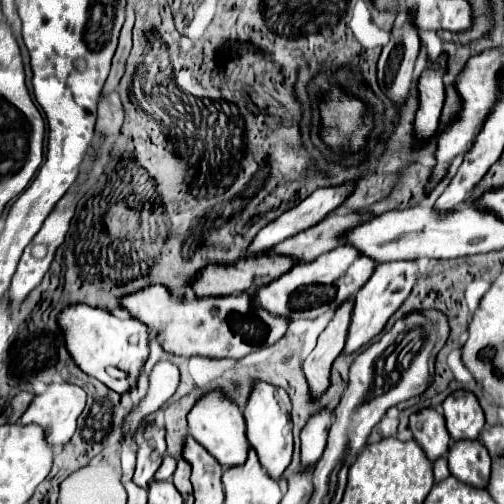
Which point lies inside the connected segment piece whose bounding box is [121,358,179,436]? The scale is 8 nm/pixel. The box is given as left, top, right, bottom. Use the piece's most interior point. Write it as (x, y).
(164, 378)

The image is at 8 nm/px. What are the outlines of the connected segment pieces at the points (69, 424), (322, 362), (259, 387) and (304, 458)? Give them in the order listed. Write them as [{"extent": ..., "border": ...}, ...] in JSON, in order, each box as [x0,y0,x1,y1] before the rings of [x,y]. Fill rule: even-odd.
[{"extent":[19,384,85,448],"border":[[[49,384],[41,396],[35,396],[19,424],[39,424],[45,428],[51,448],[63,448],[77,428],[77,418],[85,408],[85,392],[75,384]]]},{"extent":[303,300,351,398],"border":[[[351,300],[341,304],[329,322],[329,326],[321,332],[315,350],[303,360],[303,374],[311,388],[311,398],[319,398],[323,390],[331,384],[331,364],[341,354],[347,328],[351,320]]]},{"extent":[245,382,293,480],"border":[[[265,382],[255,384],[255,390],[245,406],[245,422],[247,422],[247,440],[255,448],[259,462],[273,480],[281,480],[283,472],[291,464],[291,452],[293,452],[291,400],[287,392],[283,388],[275,388]]]},{"extent":[301,410,333,470],"border":[[[323,410],[315,414],[301,430],[301,470],[309,470],[321,458],[331,424],[333,424],[333,412]]]}]

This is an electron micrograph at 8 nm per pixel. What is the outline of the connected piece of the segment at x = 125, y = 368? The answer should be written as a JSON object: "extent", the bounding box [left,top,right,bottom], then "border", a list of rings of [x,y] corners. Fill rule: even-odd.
{"extent":[57,304,149,394],"border":[[[85,304],[65,308],[57,320],[63,328],[69,354],[85,374],[97,378],[117,394],[125,394],[137,386],[145,360],[149,358],[149,332],[145,332],[143,324],[135,320],[119,320],[107,310]]]}

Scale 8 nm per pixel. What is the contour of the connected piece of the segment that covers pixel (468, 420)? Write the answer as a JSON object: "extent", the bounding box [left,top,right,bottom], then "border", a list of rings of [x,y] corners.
{"extent":[443,390,485,442],"border":[[[457,390],[443,402],[443,414],[447,430],[455,442],[459,440],[477,440],[485,418],[477,398],[471,392]]]}

